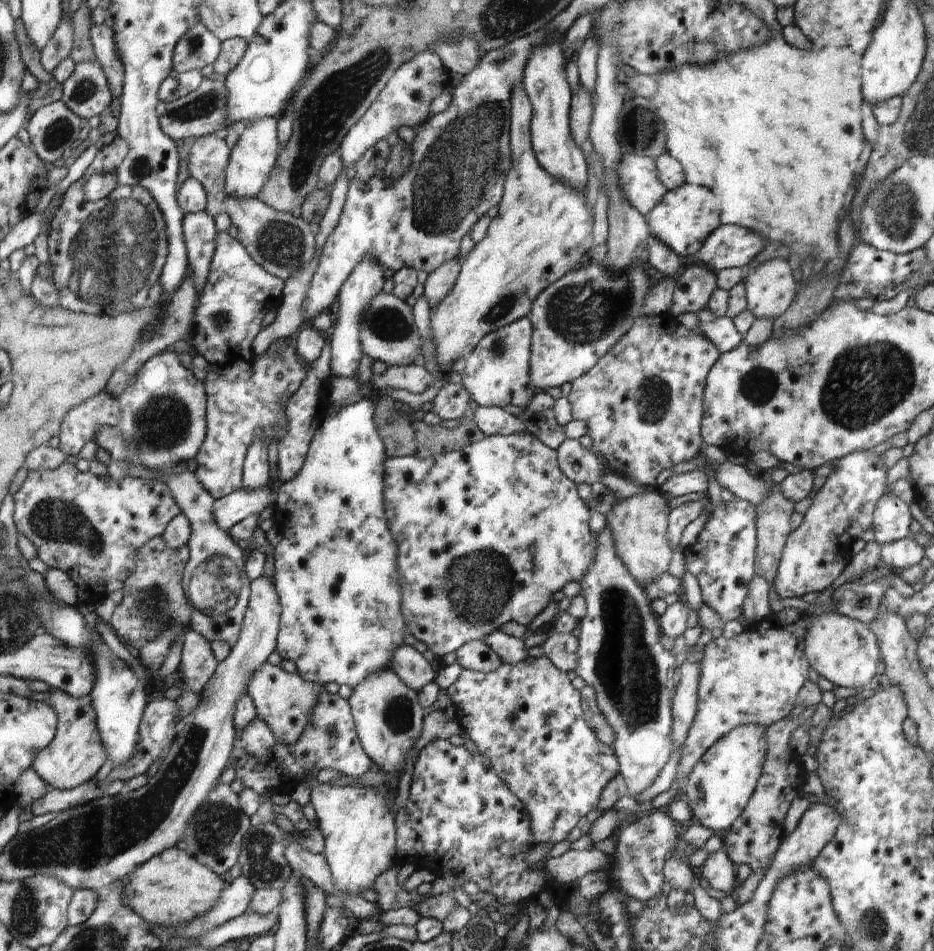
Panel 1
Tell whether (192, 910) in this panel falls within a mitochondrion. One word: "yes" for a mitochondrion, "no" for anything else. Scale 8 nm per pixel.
no

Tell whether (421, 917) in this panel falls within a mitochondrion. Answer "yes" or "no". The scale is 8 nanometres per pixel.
no

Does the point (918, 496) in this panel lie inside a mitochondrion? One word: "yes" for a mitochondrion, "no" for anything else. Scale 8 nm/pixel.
no

